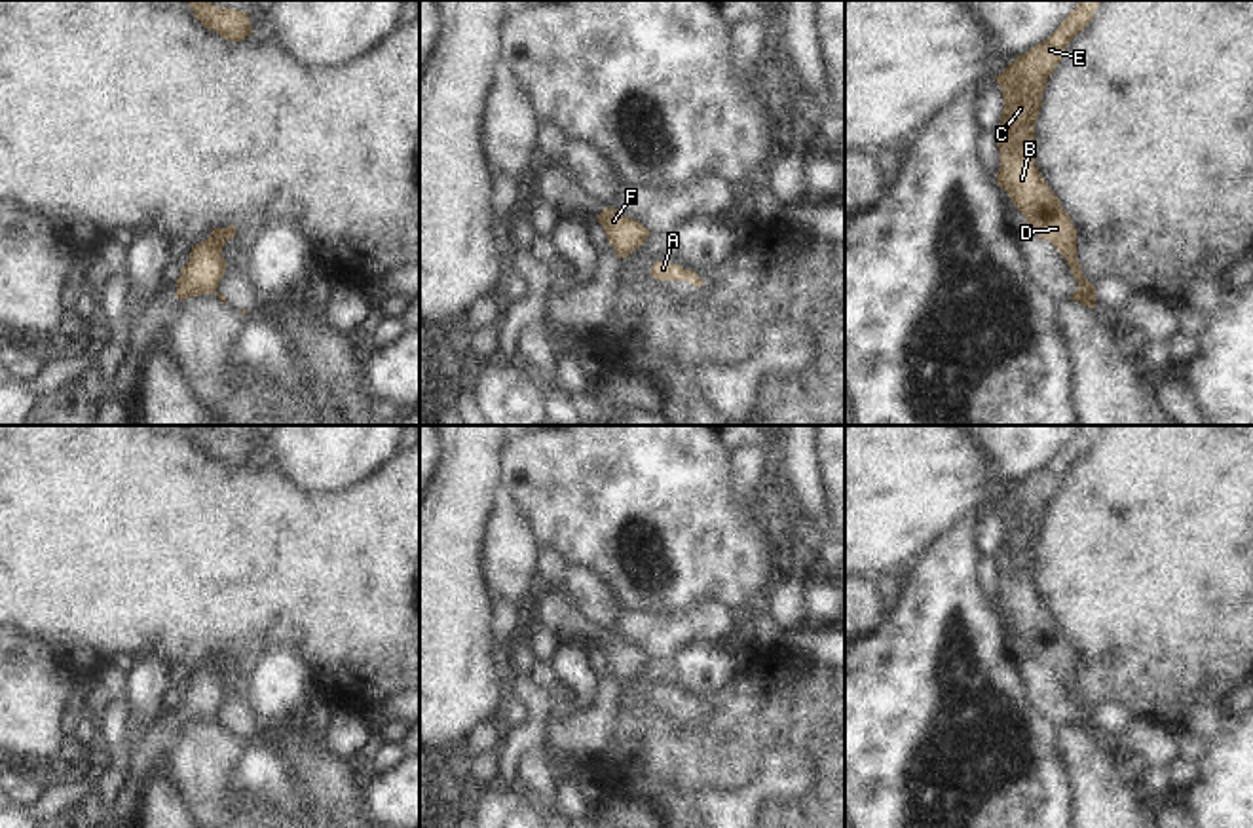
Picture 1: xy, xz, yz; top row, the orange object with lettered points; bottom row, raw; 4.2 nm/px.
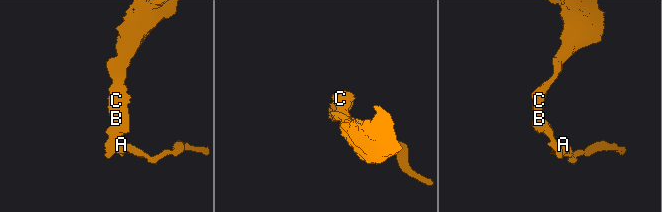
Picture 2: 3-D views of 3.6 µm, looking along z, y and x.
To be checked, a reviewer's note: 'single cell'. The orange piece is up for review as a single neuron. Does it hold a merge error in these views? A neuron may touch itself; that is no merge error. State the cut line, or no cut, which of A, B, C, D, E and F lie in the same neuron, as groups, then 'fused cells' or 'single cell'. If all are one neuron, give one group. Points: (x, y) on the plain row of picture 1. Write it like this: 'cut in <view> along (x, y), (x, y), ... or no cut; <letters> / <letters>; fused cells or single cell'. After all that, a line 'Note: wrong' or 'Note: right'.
cut in yz along (1077, 705), (1086, 711), (1092, 709); A / B C D E F; fused cells
Note: wrong

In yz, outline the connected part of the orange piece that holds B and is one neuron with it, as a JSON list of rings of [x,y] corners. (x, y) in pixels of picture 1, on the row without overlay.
[[[1076,425],[1076,433],[1056,458],[995,501],[1004,536],[995,564],[1001,577],[997,610],[1023,640],[1029,657],[1050,667],[1067,686],[1071,699],[1090,714],[1076,686],[1076,653],[1035,589],[1035,549],[1048,503],[1065,473],[1084,456],[1103,425]]]

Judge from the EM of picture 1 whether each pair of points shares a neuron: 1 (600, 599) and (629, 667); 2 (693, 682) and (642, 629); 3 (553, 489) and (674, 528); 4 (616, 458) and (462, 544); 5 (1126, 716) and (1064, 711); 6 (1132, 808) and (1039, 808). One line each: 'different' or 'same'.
1: different
2: different
3: same
4: different
5: same
6: different

